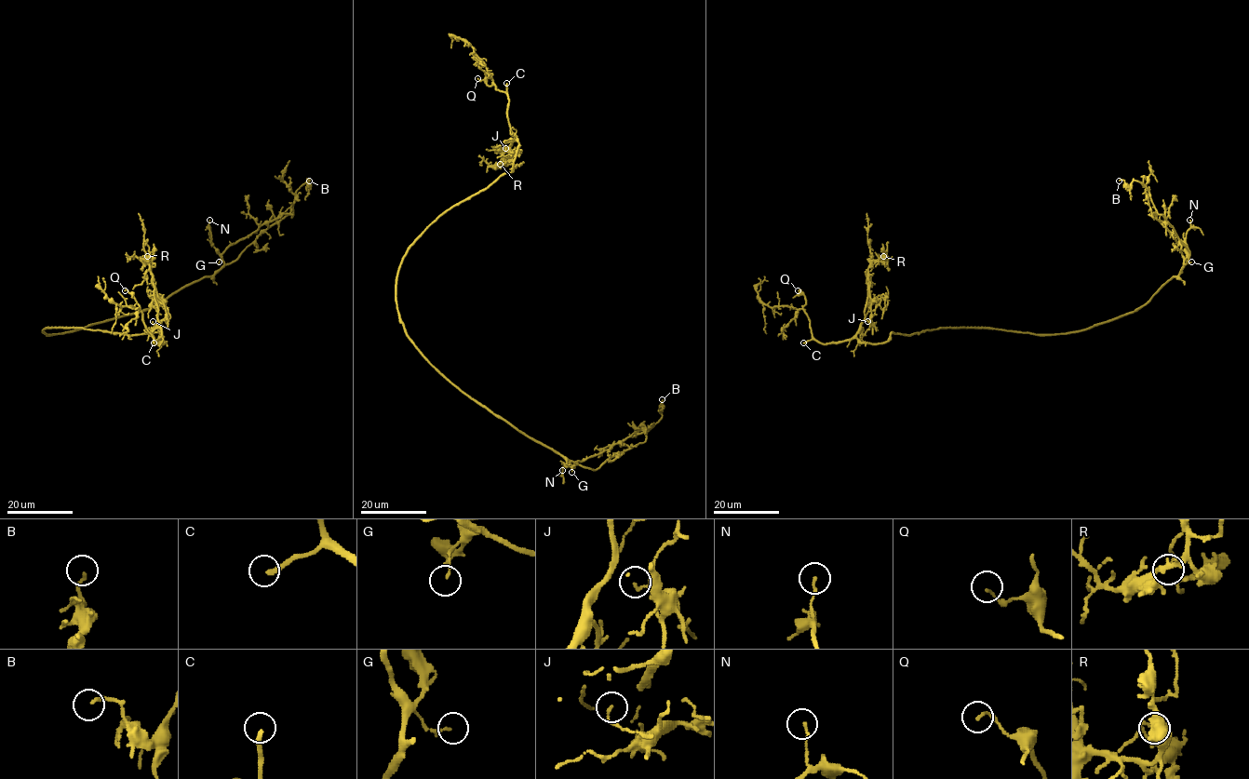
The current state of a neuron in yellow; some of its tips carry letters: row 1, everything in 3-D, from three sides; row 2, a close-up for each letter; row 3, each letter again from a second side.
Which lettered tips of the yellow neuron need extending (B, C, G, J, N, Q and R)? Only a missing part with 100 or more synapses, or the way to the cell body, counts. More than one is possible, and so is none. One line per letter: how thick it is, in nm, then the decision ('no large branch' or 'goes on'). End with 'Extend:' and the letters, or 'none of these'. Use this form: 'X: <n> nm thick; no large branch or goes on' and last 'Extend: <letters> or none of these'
B: 160 nm thick; no large branch
C: 220 nm thick; goes on
G: 110 nm thick; no large branch
J: 130 nm thick; no large branch
N: 110 nm thick; no large branch
Q: 110 nm thick; no large branch
R: 140 nm thick; no large branch
Extend: C

